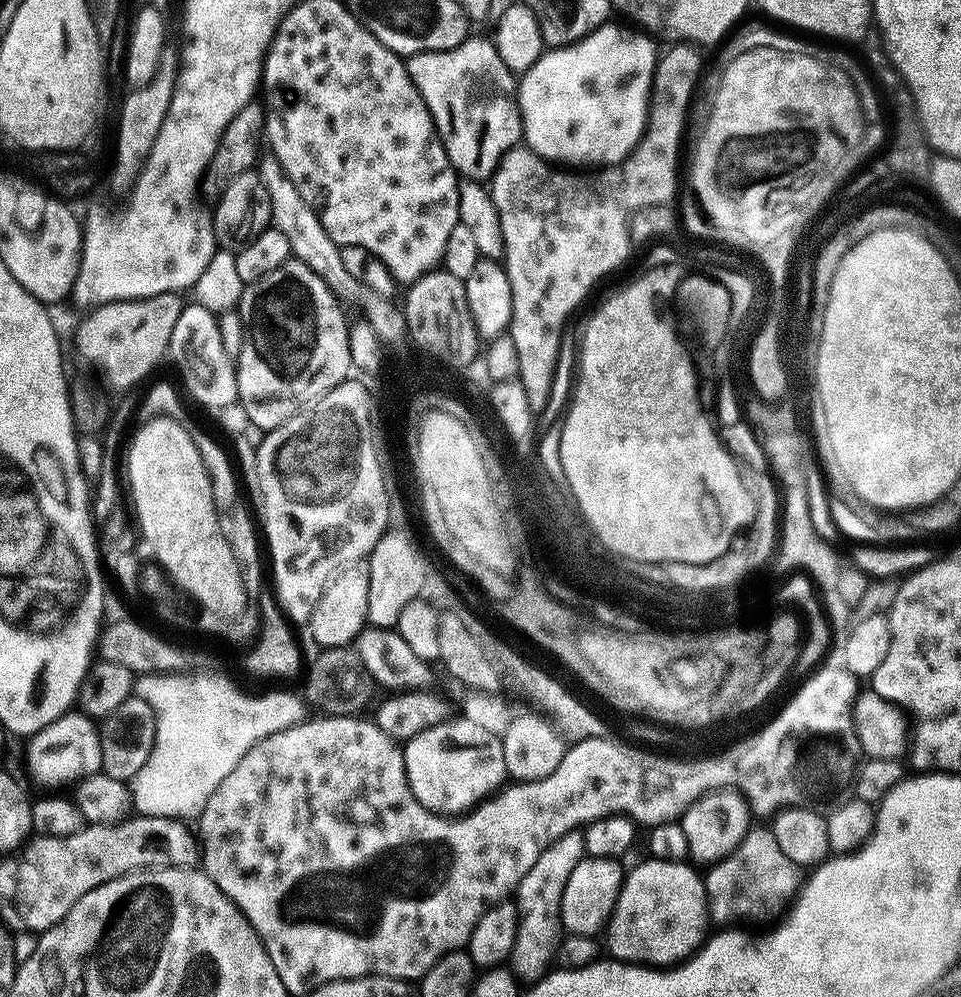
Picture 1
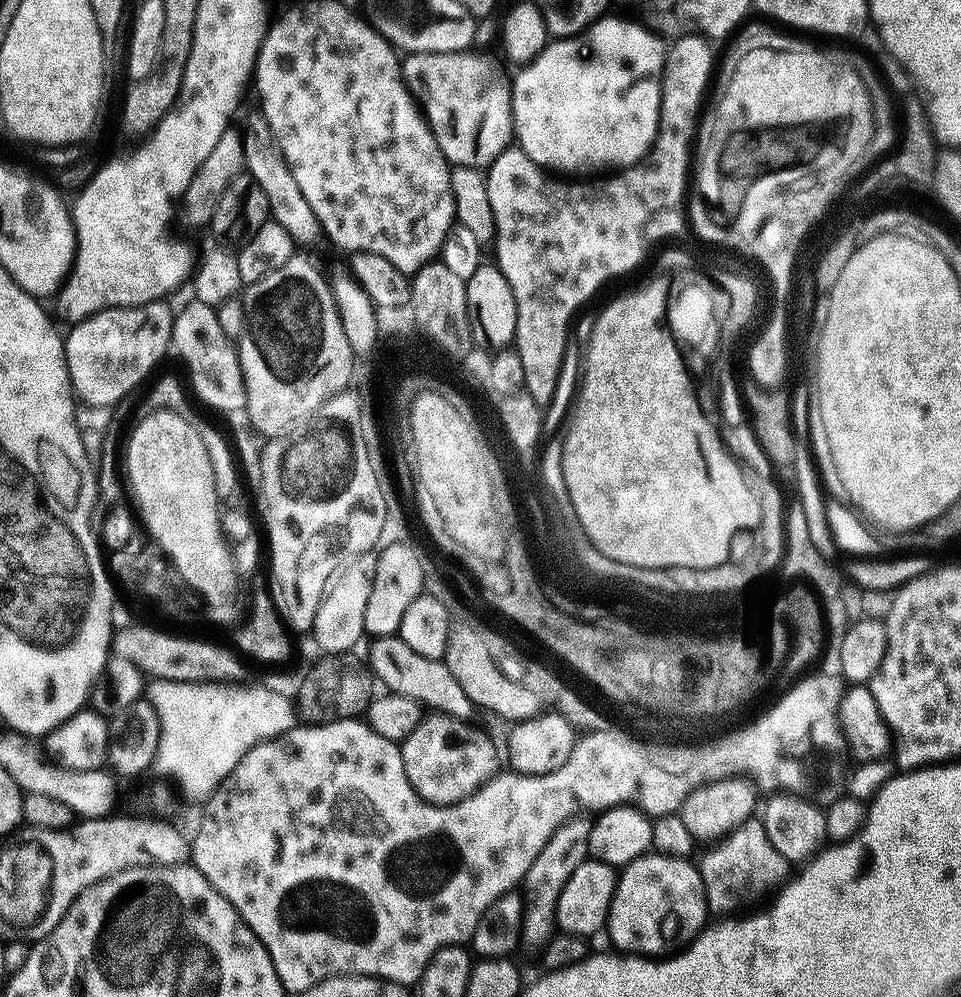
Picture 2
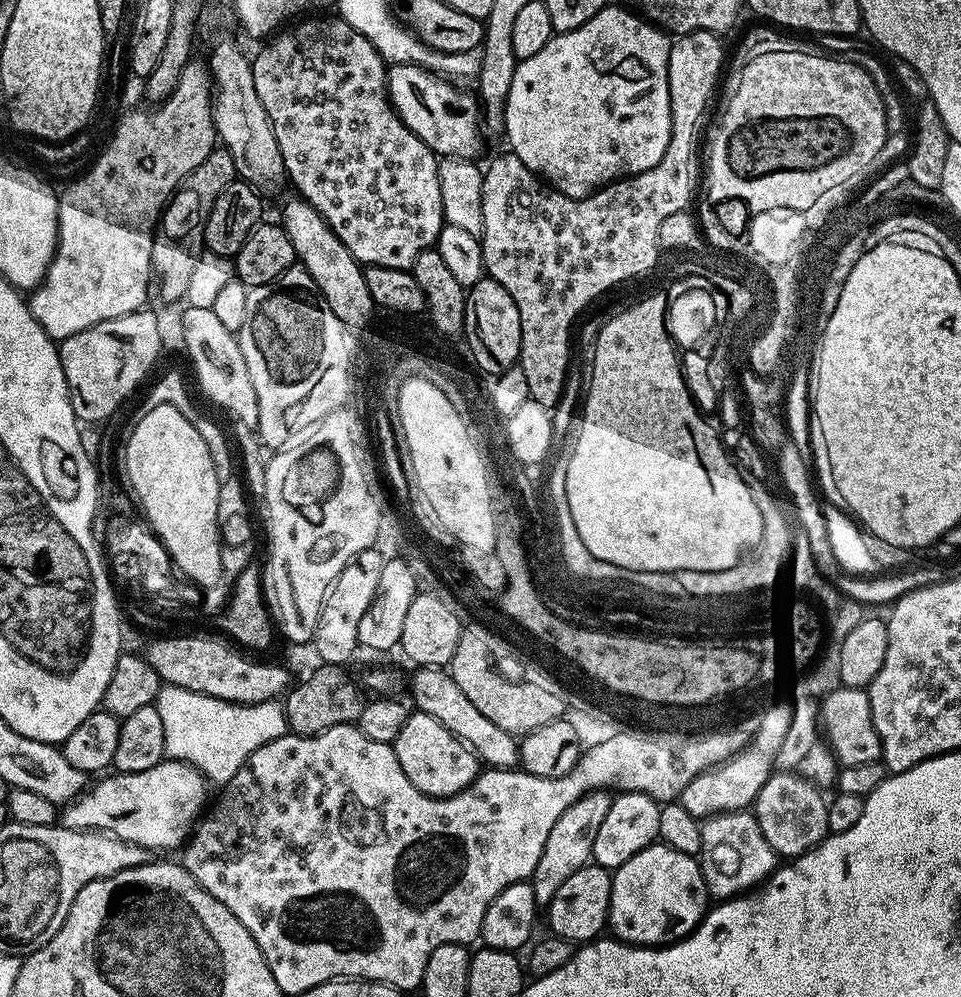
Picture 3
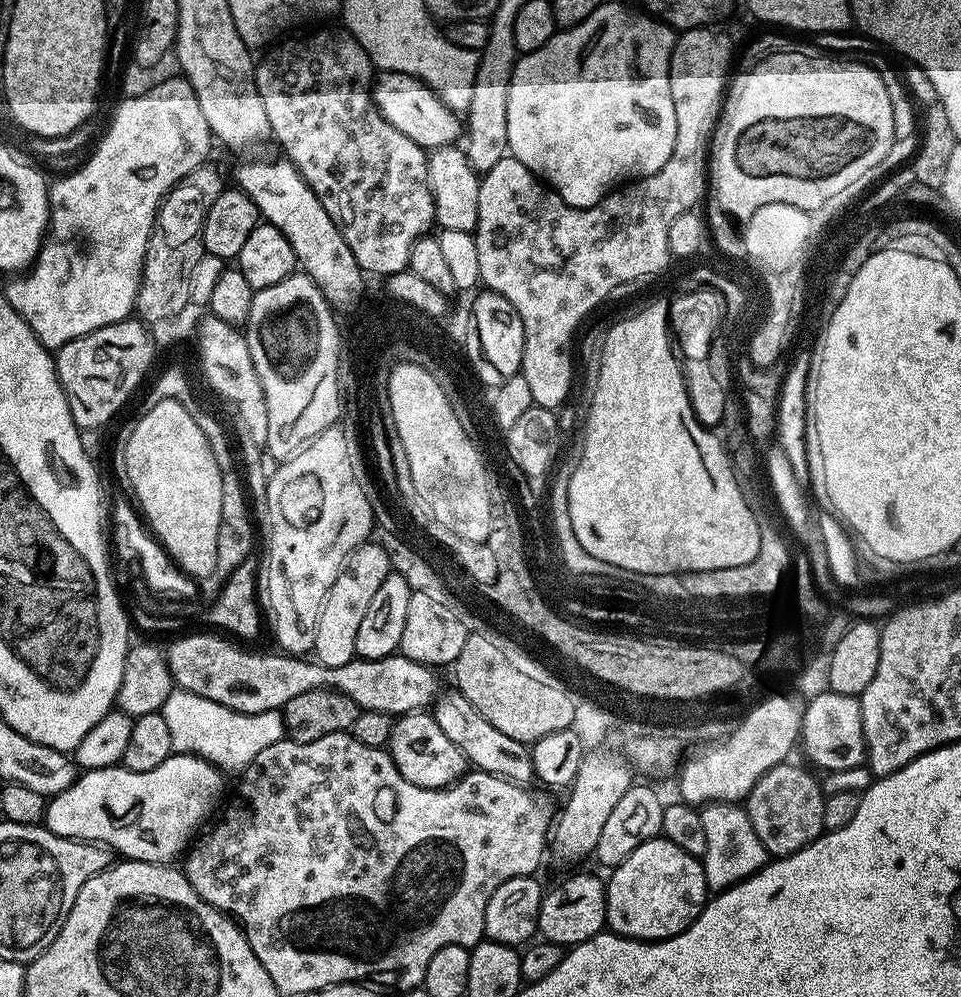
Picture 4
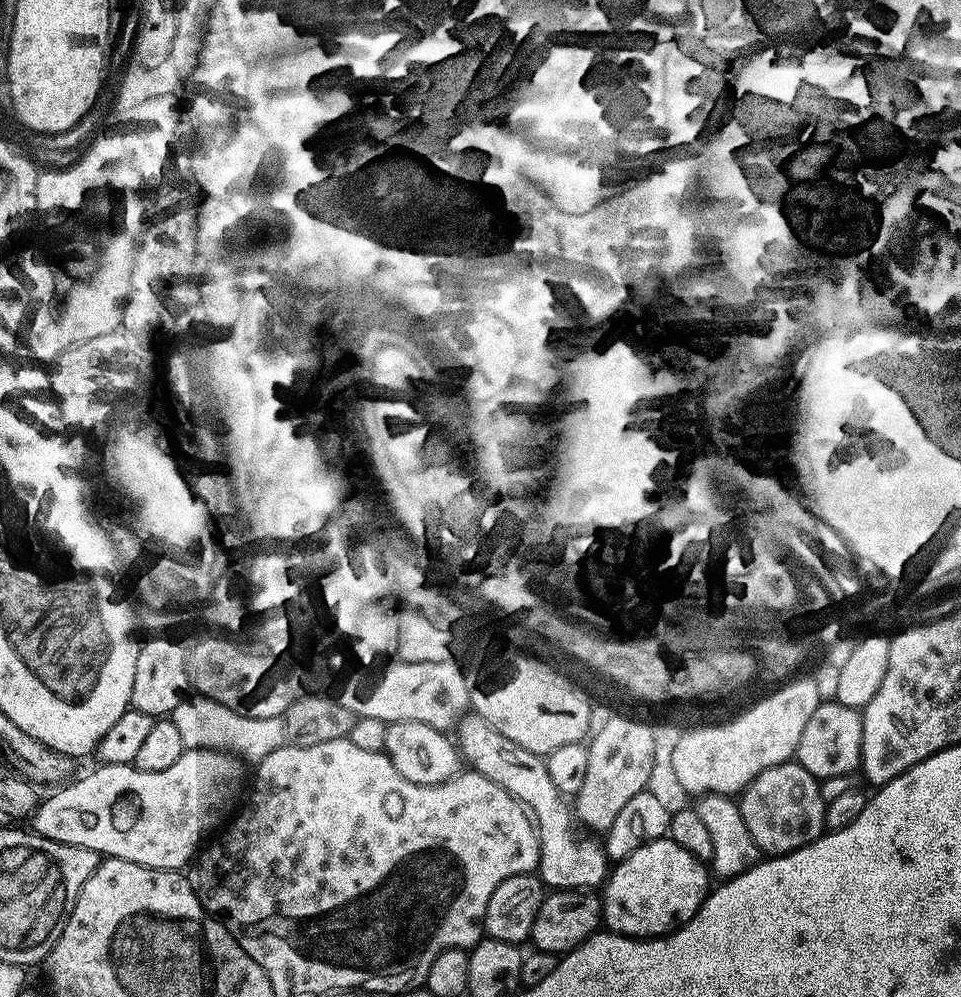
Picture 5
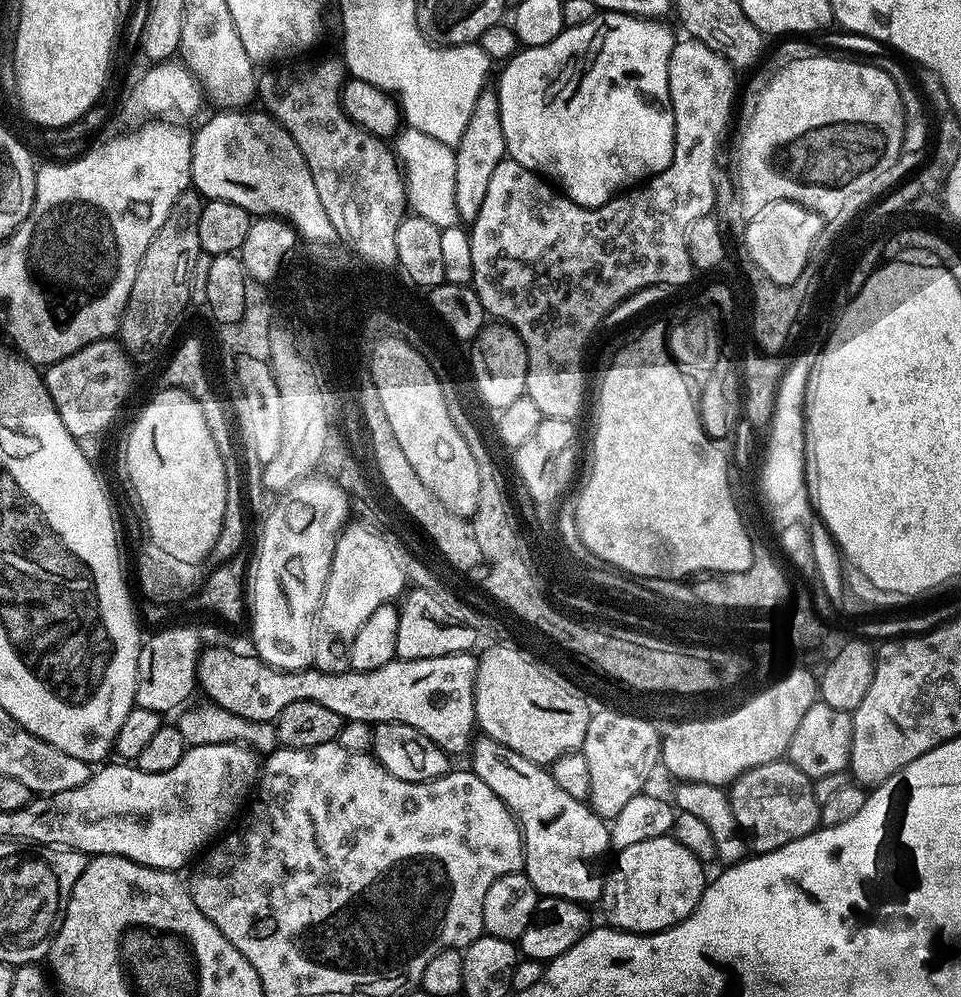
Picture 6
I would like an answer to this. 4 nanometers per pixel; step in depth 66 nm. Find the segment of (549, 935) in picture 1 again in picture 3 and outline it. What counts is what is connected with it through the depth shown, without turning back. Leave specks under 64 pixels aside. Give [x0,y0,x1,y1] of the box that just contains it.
[530,791,613,906]

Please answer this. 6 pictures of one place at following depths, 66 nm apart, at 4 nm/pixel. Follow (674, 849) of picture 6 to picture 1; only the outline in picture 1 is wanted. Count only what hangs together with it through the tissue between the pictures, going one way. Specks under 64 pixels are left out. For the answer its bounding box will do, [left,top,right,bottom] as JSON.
[606,859,709,966]

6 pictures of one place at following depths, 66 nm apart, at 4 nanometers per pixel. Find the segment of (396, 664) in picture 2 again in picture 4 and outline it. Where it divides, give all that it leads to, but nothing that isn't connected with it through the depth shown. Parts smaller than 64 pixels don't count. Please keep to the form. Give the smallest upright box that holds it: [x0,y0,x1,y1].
[430,691,533,786]

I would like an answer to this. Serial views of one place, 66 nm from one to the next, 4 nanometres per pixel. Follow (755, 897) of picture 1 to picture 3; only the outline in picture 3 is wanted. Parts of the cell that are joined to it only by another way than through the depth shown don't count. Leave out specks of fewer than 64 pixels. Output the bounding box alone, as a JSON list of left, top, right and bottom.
[698,811,776,902]

